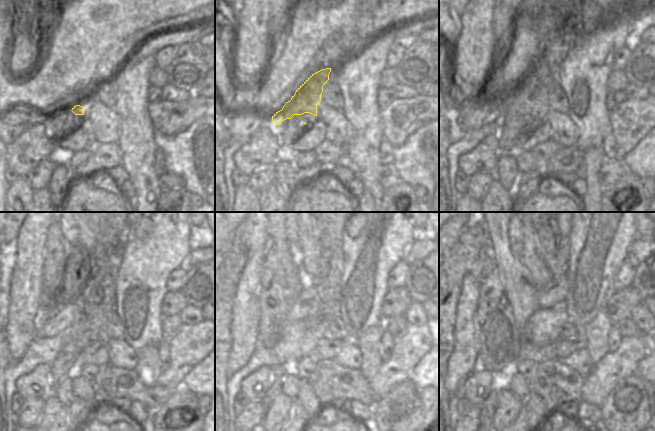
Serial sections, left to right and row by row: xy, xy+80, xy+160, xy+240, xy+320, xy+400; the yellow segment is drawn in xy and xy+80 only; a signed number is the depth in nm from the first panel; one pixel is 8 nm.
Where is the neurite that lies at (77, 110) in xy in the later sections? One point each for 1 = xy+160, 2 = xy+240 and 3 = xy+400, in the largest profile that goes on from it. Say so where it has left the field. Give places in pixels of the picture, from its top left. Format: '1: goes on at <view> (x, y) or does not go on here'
1: goes on at xy+160 (532, 102)
2: goes on at xy+240 (98, 307)
3: goes on at xy+400 (552, 232)

